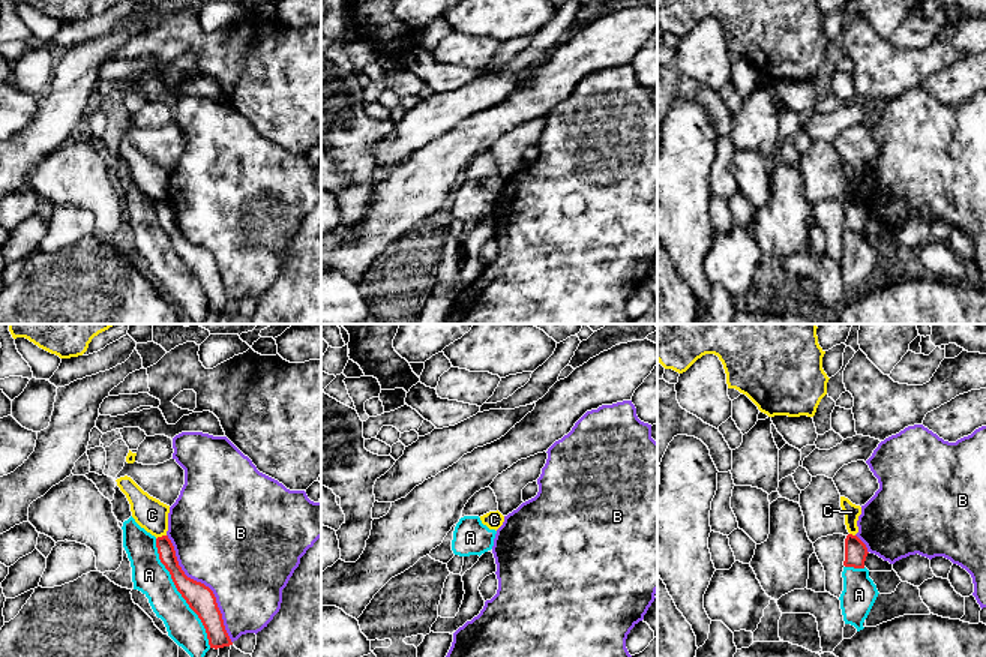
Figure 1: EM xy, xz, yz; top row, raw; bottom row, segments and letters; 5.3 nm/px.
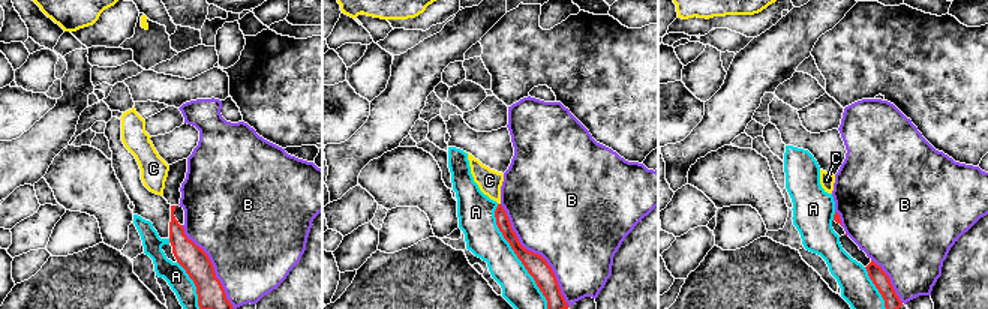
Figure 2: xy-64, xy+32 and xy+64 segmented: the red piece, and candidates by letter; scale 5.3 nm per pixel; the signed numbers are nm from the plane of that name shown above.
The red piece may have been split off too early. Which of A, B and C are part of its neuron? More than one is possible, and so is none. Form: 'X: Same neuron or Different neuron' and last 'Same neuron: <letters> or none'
A: Different neuron
B: Different neuron
C: Different neuron
Same neuron: none

